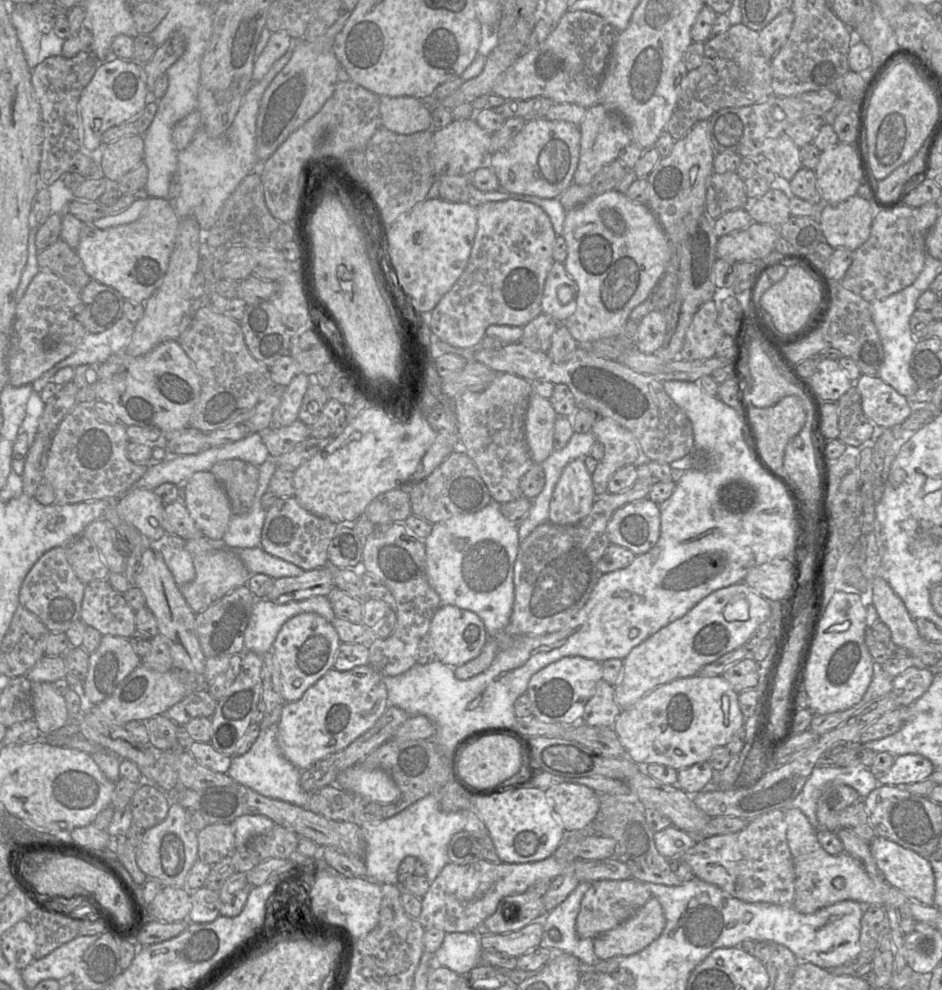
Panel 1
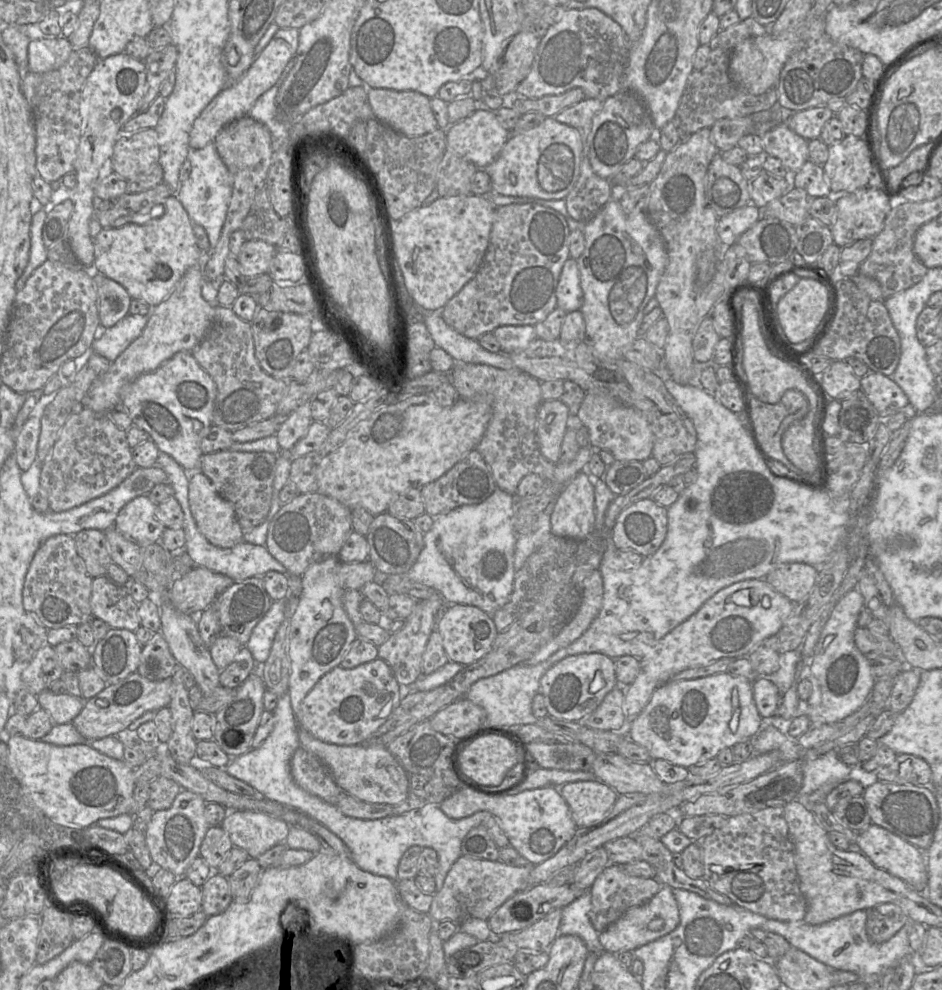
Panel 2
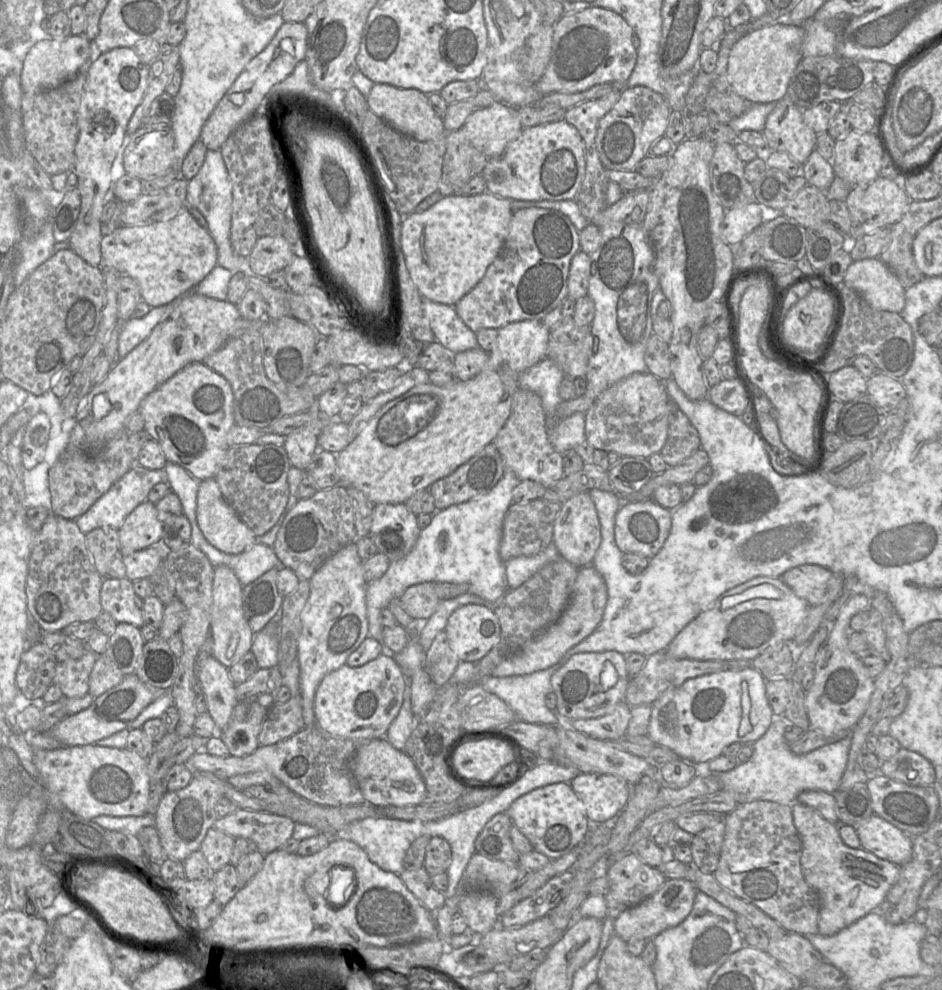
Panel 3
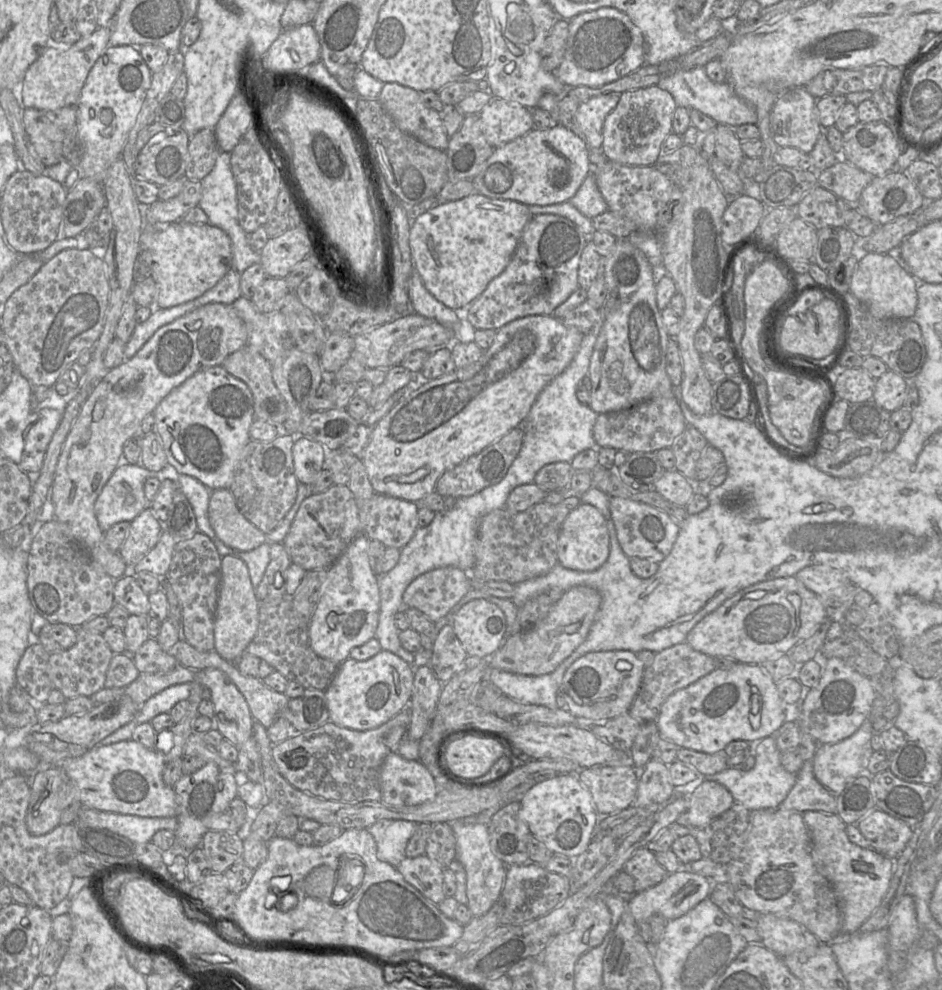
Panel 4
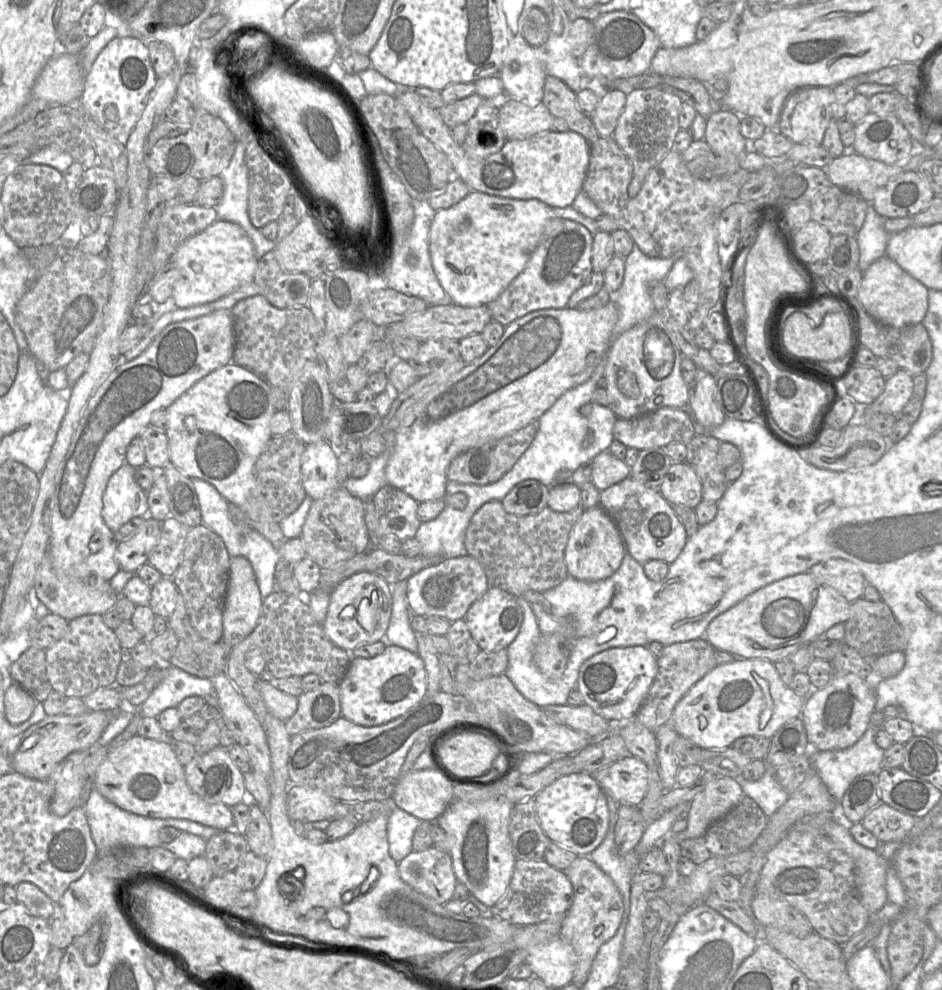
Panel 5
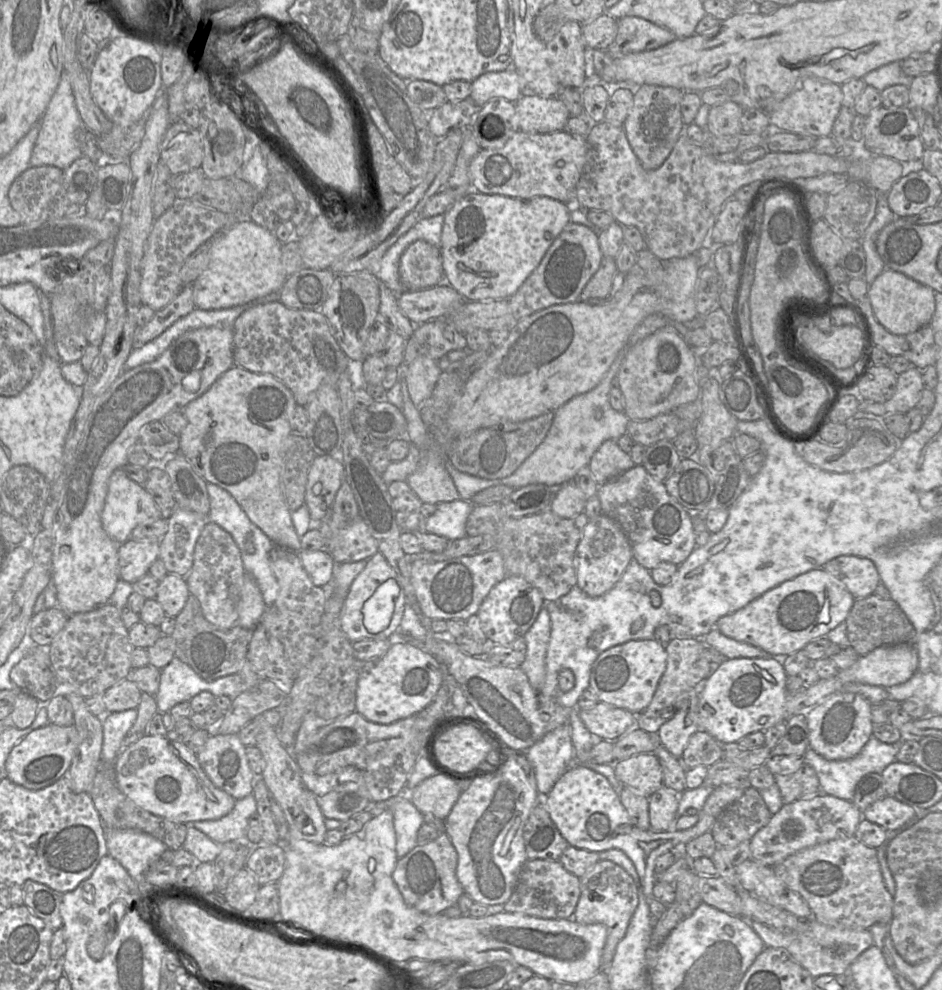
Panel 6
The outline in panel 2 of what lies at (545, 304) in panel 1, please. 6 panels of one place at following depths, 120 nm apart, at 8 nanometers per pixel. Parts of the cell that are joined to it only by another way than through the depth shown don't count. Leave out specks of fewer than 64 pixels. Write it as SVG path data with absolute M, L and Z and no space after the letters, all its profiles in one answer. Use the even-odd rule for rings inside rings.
M569 257L562 268L556 288L557 308L566 313L579 310L583 305L577 259Z

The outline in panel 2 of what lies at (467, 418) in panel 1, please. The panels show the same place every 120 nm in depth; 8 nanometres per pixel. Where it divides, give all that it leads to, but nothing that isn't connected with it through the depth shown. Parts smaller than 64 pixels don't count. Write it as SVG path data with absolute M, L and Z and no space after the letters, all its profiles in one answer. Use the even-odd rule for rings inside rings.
M456 363L451 370L451 383L460 398L485 399L492 407L492 417L476 450L489 466L497 488L516 494L521 479L531 473L549 481L555 464L541 453L537 437L537 414L543 402L540 381L515 368L502 370L485 364Z

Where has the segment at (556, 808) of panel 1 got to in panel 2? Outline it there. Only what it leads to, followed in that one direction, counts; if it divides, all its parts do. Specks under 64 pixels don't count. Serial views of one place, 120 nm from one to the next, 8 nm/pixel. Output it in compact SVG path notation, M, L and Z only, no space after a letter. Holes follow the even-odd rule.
M599 780L569 782L559 791L578 828L602 822L618 797L614 789Z

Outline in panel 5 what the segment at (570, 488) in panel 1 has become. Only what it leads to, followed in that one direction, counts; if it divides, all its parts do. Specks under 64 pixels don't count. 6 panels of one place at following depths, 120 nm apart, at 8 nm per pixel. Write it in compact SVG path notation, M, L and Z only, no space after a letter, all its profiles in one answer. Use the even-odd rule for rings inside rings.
M601 506L585 509L572 527L564 552L569 576L583 581L600 581L613 575L626 552L622 535L612 518Z

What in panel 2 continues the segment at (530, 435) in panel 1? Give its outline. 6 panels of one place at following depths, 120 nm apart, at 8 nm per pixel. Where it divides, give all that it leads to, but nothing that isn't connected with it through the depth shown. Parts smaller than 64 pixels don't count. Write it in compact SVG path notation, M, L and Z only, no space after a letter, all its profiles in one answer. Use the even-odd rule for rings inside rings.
M561 400L543 401L537 414L537 437L542 455L550 462L559 462L562 441L570 413Z

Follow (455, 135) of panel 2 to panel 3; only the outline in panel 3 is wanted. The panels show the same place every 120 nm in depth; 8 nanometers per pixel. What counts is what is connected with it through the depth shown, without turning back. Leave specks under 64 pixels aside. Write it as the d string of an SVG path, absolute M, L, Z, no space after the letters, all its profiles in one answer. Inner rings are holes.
M497 100L488 107L475 109L462 129L470 143L490 159L500 157L523 126L517 107Z

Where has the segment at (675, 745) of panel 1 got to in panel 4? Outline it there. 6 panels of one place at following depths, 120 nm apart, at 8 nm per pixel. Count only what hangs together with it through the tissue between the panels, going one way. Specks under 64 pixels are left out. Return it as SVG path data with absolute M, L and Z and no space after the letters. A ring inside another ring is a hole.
M737 663L731 668L716 668L709 674L703 676L696 682L690 684L689 686L677 690L661 706L660 714L656 720L656 725L658 727L660 735L675 744L679 747L695 750L698 752L703 752L707 754L716 754L718 752L724 752L726 746L732 741L755 741L761 740L768 736L775 735L780 727L786 721L786 704L783 702L779 696L777 686L775 681L765 672L765 670L757 664L745 664Z

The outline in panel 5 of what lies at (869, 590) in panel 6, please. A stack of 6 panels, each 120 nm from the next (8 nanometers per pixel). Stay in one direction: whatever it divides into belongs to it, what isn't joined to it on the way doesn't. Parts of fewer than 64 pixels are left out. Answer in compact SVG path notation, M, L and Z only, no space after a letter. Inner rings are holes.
M832 558L812 566L808 573L820 584L834 589L850 604L861 598L867 582L850 561Z

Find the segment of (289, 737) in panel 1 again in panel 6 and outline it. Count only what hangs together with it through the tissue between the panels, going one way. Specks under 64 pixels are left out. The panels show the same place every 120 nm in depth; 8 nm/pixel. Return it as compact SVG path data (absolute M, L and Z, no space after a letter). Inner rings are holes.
M398 640L379 659L361 664L356 712L378 724L392 724L422 711L433 700L445 678L440 661L408 640Z

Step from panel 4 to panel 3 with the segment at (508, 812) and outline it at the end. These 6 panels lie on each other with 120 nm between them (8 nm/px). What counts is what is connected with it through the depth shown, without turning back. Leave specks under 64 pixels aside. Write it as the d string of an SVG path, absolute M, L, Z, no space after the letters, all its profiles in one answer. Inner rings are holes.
M507 812L496 814L476 838L475 852L489 859L518 865L520 854L513 848L510 838L512 826L512 820Z

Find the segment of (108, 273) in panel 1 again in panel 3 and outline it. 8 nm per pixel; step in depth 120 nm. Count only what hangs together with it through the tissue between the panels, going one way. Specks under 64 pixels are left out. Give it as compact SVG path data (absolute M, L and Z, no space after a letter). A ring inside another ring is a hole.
M182 206L176 215L147 226L119 225L112 233L101 238L100 249L102 263L116 269L120 274L133 278L139 285L141 298L151 308L169 304L187 294L217 265L217 247L208 229L197 223L189 212L188 206Z

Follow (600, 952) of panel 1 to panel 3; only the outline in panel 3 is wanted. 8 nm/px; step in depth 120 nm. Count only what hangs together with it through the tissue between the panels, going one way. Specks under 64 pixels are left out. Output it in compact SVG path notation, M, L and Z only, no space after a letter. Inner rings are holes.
M686 878L667 879L656 893L624 910L614 920L614 934L626 942L630 939L654 938L662 931L679 925L687 918L692 911L697 891L695 885Z

